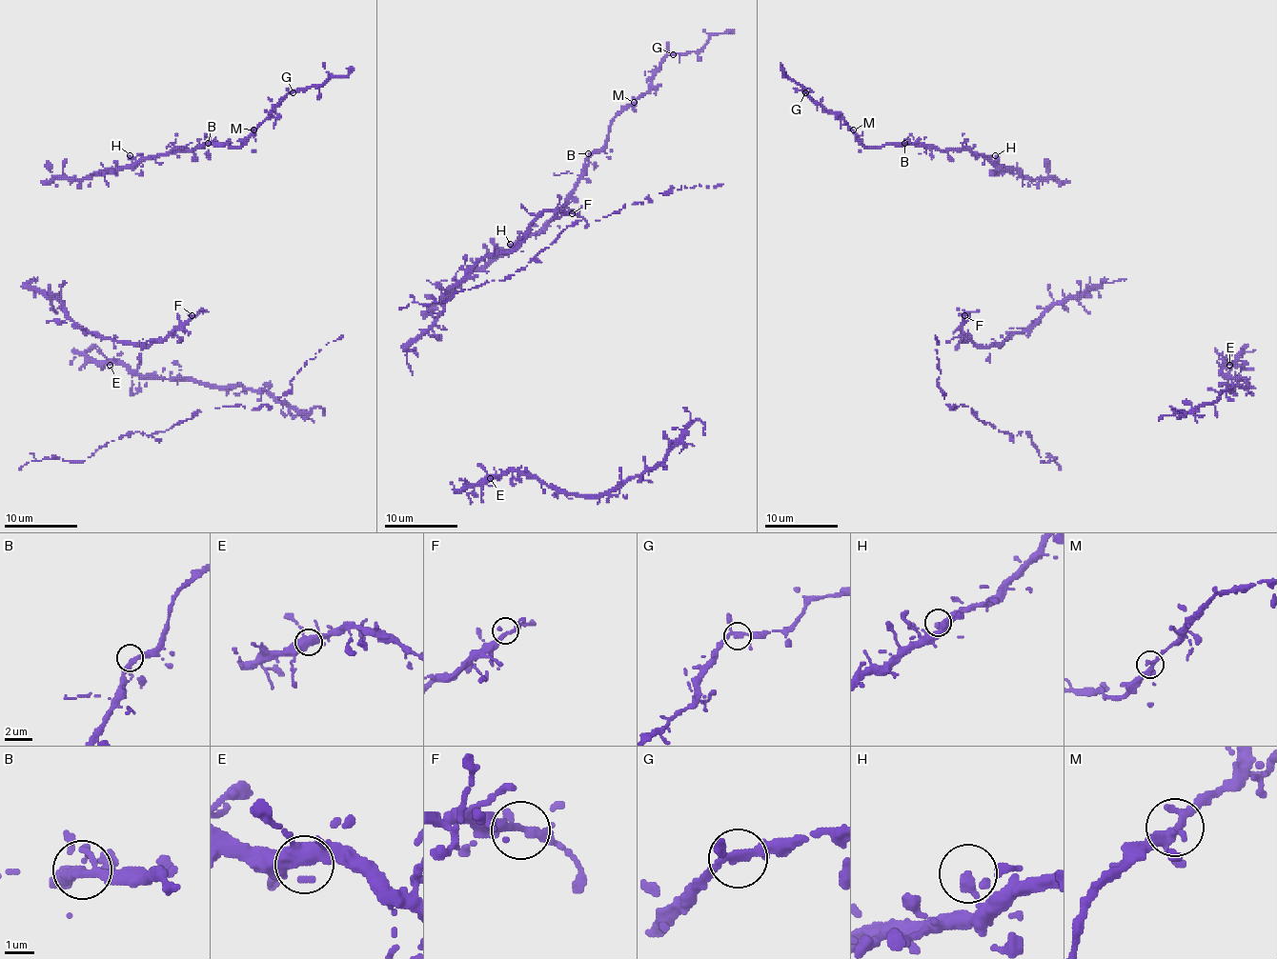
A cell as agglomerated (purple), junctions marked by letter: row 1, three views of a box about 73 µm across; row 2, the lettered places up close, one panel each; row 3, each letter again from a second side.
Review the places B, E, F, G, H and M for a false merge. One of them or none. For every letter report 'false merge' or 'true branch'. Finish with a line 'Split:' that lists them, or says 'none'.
B: true branch
E: true branch
F: true branch
G: true branch
H: true branch
M: true branch
Split: none

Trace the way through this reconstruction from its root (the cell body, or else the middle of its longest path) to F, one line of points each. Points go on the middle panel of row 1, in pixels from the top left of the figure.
F: (443, 326), (443, 329), (435, 326), (443, 296), (481, 260), (508, 253), (545, 211), (572, 213)

